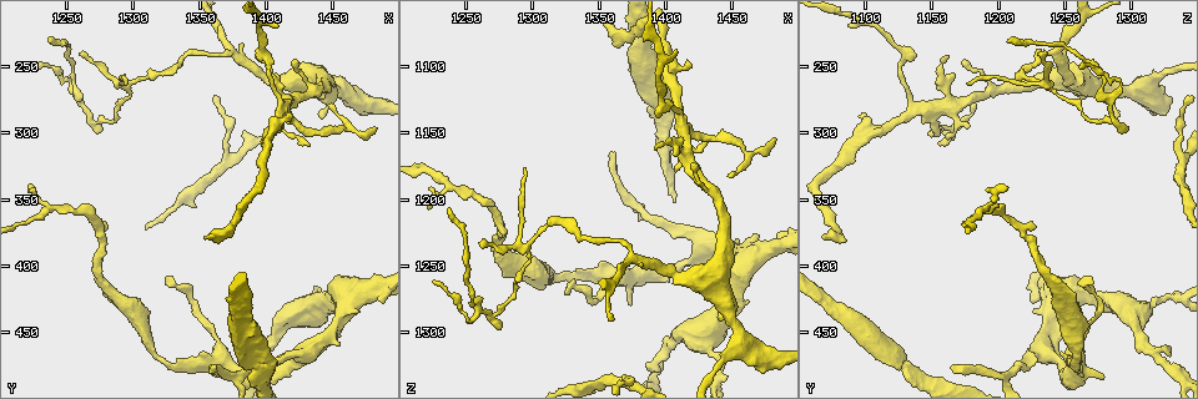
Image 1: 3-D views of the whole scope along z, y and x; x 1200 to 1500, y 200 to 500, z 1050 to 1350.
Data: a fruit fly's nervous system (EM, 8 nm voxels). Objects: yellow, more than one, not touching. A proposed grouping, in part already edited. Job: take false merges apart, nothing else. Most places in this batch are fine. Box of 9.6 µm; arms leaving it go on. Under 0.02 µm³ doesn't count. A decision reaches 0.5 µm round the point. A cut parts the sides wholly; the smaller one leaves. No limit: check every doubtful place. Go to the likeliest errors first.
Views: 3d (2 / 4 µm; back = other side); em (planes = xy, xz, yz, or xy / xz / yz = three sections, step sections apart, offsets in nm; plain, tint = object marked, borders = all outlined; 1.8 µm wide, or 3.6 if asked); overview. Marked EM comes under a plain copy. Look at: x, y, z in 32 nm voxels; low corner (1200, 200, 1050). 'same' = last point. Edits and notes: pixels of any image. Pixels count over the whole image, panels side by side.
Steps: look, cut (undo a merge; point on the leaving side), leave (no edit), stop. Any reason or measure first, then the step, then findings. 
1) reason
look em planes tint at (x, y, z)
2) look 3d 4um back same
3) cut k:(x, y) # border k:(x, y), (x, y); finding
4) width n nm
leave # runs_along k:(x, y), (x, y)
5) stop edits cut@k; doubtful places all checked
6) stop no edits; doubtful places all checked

arms part here
look 3d 4um at (1458, 440, 1242)

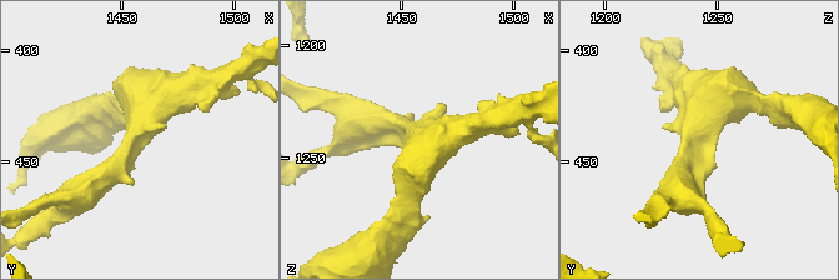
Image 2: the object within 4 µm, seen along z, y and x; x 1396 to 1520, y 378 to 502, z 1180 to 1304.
look em 3.6um xz step 16 tint at (1456, 438, 1241)

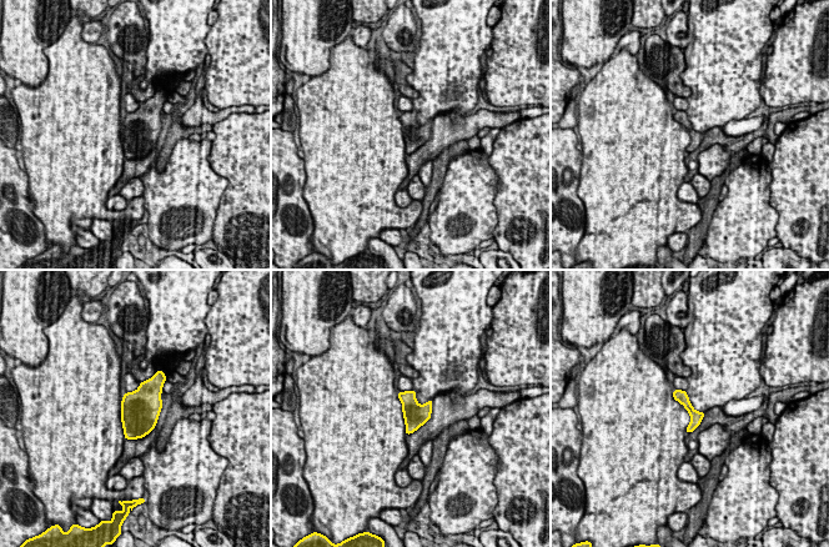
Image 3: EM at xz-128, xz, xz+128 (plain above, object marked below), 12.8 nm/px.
cut it another way
look em 3.6um planes tint same

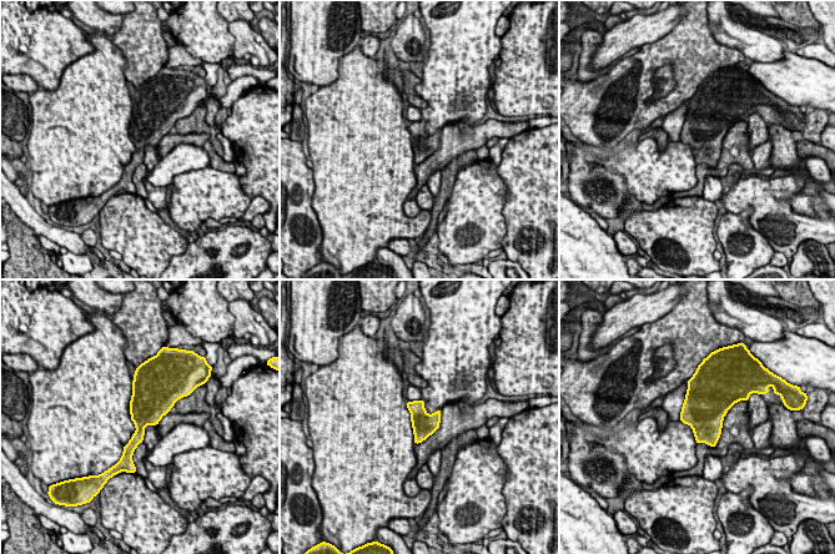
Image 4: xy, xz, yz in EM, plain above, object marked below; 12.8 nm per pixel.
width 300 nm
leave # one neuron here

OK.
four or more arms meet
look 3d 4um at (1412, 282, 1134)

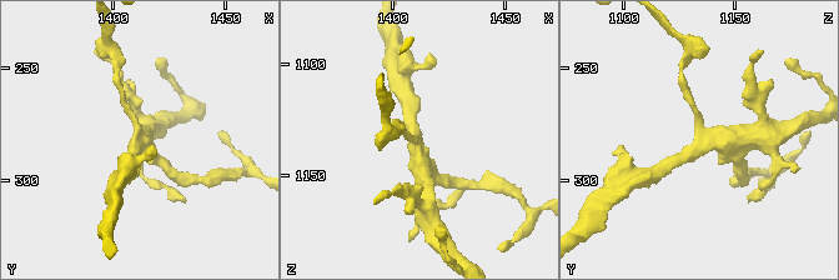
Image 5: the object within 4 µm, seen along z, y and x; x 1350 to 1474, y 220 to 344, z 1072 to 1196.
arms 4
look em planes tint at (1412, 282, 1135)

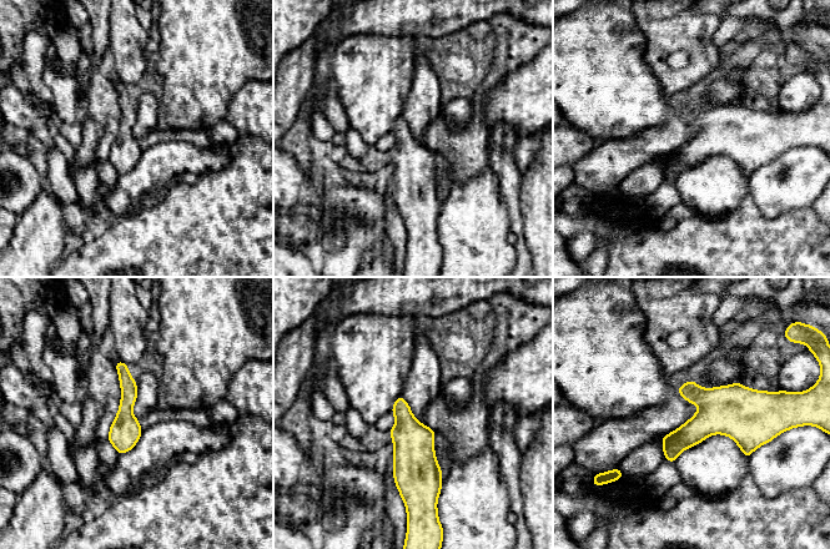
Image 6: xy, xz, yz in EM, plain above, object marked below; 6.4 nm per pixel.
width 200 nm
leave # all the same neuron

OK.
abrupt turn
look em xy step 16 tint at (1378, 484, 1204)

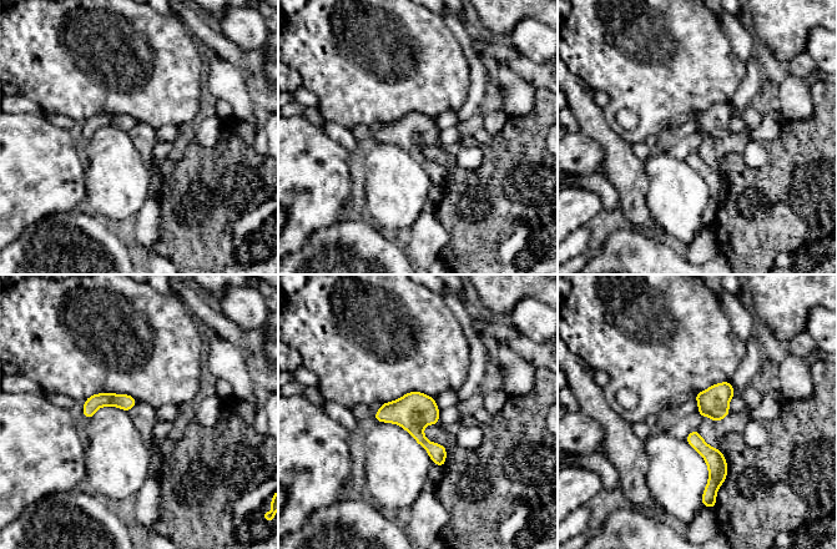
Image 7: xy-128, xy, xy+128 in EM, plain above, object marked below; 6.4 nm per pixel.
look em planes tint same

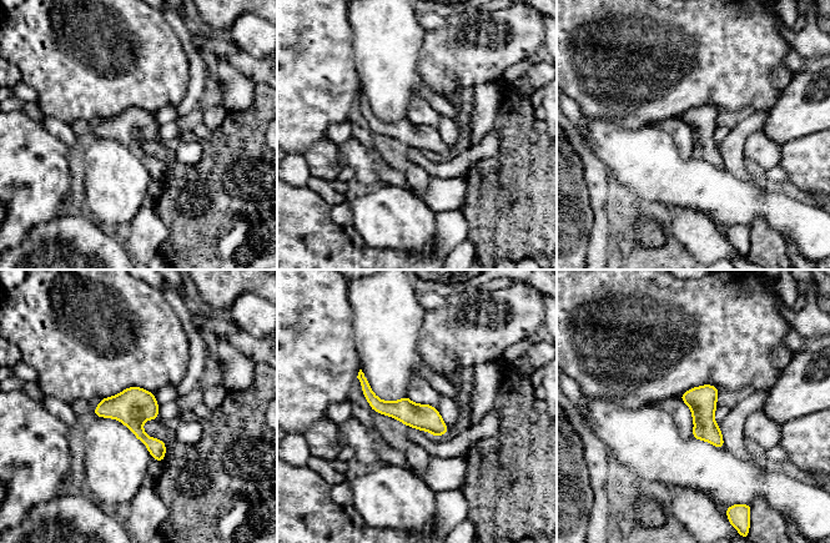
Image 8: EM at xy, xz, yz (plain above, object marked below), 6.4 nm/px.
leave # all the same neuron

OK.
stop no edits; doubtful places all checked

